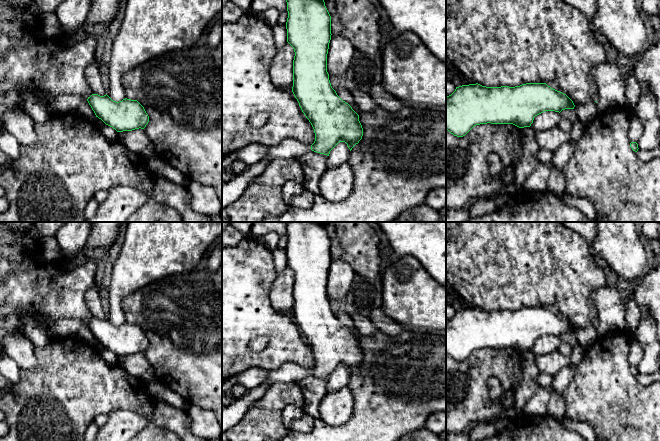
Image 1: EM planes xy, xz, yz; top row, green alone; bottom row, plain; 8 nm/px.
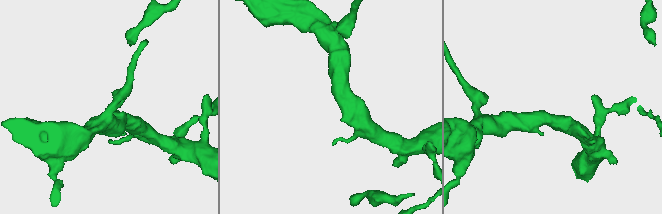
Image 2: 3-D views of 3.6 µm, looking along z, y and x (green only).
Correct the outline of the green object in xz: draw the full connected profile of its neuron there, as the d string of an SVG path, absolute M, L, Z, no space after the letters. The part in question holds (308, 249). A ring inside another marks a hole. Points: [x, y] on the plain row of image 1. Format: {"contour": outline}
{"contour": "M286 222L288 242L286 246L287 266L293 271L295 280L293 284L293 311L292 316L297 323L299 330L311 347L314 357L315 365L311 370L306 370L301 366L293 363L287 363L277 370L269 371L266 379L257 387L250 389L250 391L243 397L235 399L230 405L222 409L222 441L226 431L236 426L244 417L248 408L258 399L262 397L270 385L276 382L298 382L307 375L314 375L320 378L329 380L330 375L339 367L345 366L350 373L359 367L363 360L363 352L359 345L359 339L352 333L352 331L343 325L332 312L329 298L327 296L327 278L329 267L331 264L331 240L325 230L322 222Z"}

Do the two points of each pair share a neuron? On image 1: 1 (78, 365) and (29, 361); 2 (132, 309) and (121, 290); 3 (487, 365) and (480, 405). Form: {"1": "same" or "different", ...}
{"1": "different", "2": "different", "3": "same"}

